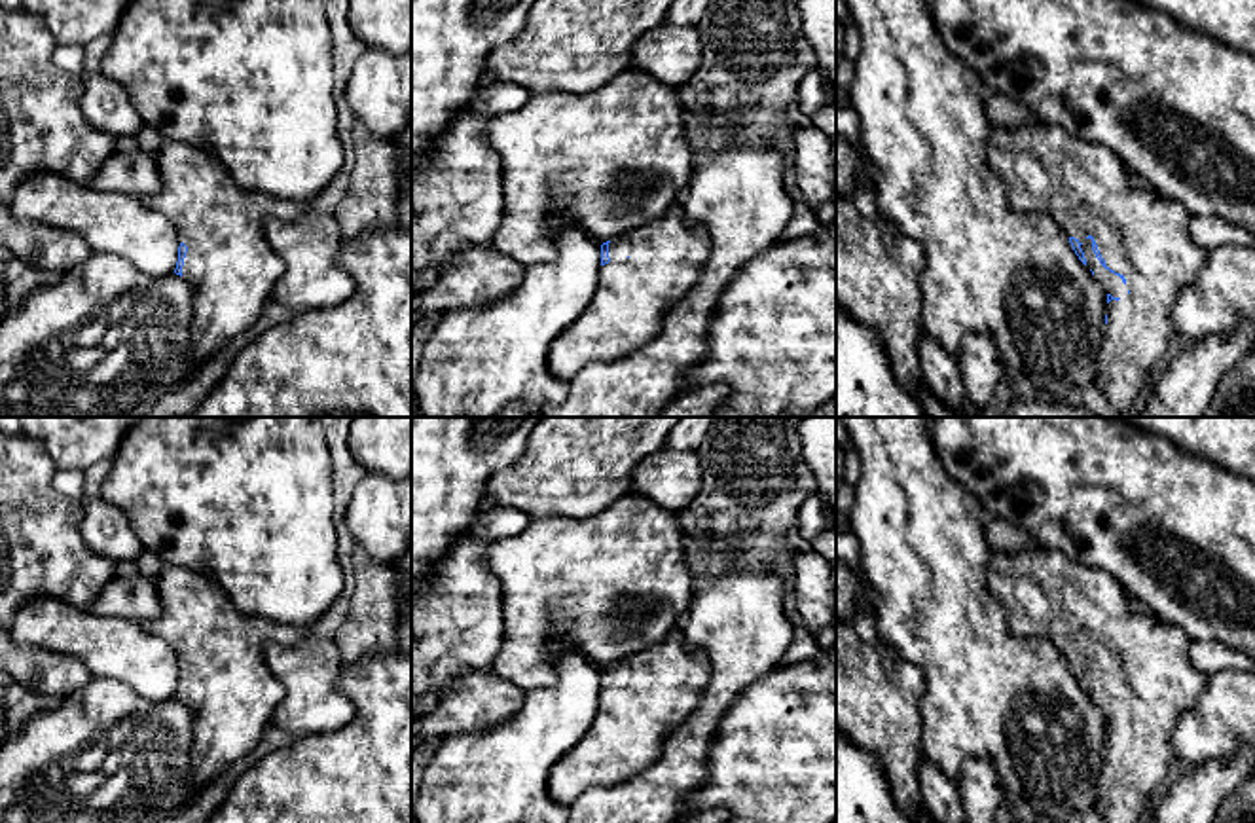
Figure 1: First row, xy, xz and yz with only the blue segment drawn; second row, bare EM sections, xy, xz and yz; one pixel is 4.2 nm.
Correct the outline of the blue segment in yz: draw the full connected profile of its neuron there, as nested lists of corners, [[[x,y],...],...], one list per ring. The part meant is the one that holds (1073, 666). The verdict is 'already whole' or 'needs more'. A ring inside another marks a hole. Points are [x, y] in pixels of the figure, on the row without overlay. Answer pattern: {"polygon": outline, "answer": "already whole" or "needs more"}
{"polygon": [[[1050,548],[1016,556],[990,552],[986,582],[1009,613],[1012,635],[1045,635],[1067,658],[1079,685],[1107,717],[1101,755],[1100,812],[1107,823],[1139,823],[1151,815],[1151,798],[1172,760],[1175,724],[1196,707],[1208,675],[1191,662],[1187,633],[1155,614],[1130,609],[1120,584],[1105,571],[1086,567]]], "answer": "needs more"}

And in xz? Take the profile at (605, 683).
{"polygon": [[[675,628],[664,643],[601,669],[597,717],[548,774],[548,795],[567,810],[590,789],[609,787],[652,766],[667,732],[700,704],[709,673],[703,654]]], "answer": "needs more"}

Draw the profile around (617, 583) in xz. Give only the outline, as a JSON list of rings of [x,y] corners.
[[[635,491],[586,520],[567,516],[531,520],[521,533],[489,542],[485,563],[502,586],[504,603],[504,639],[493,669],[525,692],[555,683],[554,662],[563,645],[573,645],[603,669],[664,643],[682,624],[694,597],[677,514]]]

